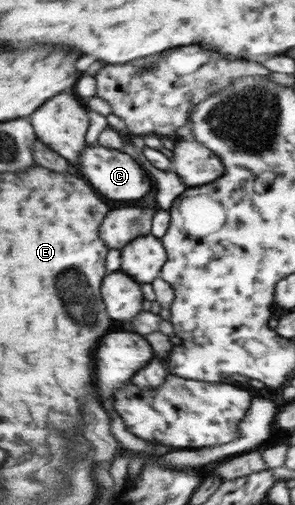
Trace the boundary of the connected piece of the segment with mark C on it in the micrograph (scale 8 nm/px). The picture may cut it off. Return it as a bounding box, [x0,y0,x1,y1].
[80,146,152,200]

